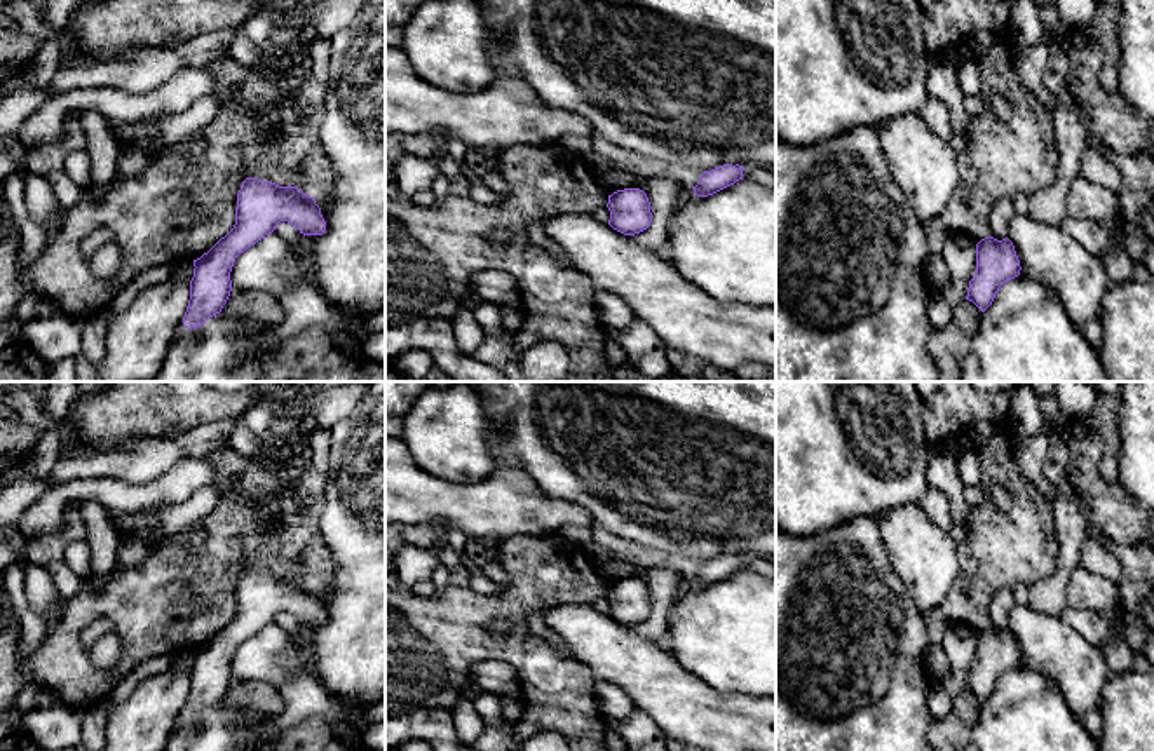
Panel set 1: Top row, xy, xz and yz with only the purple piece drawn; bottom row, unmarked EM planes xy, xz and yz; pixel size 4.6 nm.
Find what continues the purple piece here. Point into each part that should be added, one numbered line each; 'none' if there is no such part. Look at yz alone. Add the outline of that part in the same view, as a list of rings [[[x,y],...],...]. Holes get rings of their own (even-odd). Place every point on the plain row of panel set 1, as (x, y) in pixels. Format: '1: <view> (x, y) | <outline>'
none

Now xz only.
none

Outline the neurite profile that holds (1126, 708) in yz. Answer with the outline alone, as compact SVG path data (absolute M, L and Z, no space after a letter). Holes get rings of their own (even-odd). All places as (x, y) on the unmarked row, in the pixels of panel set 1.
M1154 666L1110 674L1102 693L1102 751L1154 751Z

